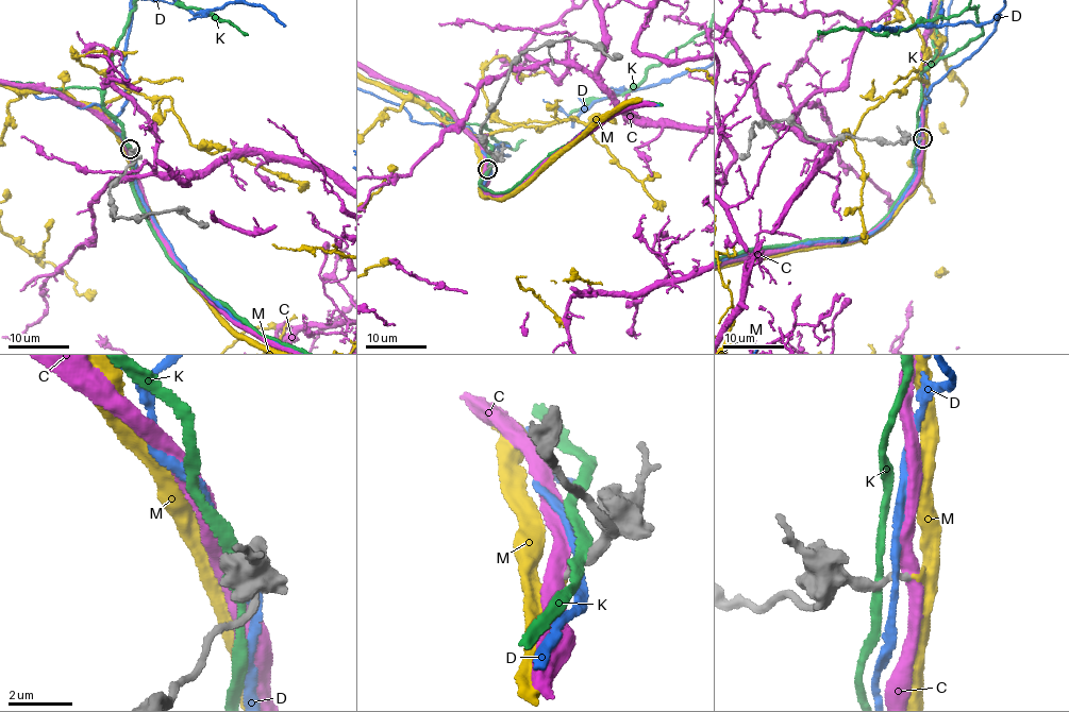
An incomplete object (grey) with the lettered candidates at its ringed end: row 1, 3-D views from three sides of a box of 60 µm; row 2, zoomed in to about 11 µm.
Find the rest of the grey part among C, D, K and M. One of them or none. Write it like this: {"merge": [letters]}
{"merge": ["M"]}

